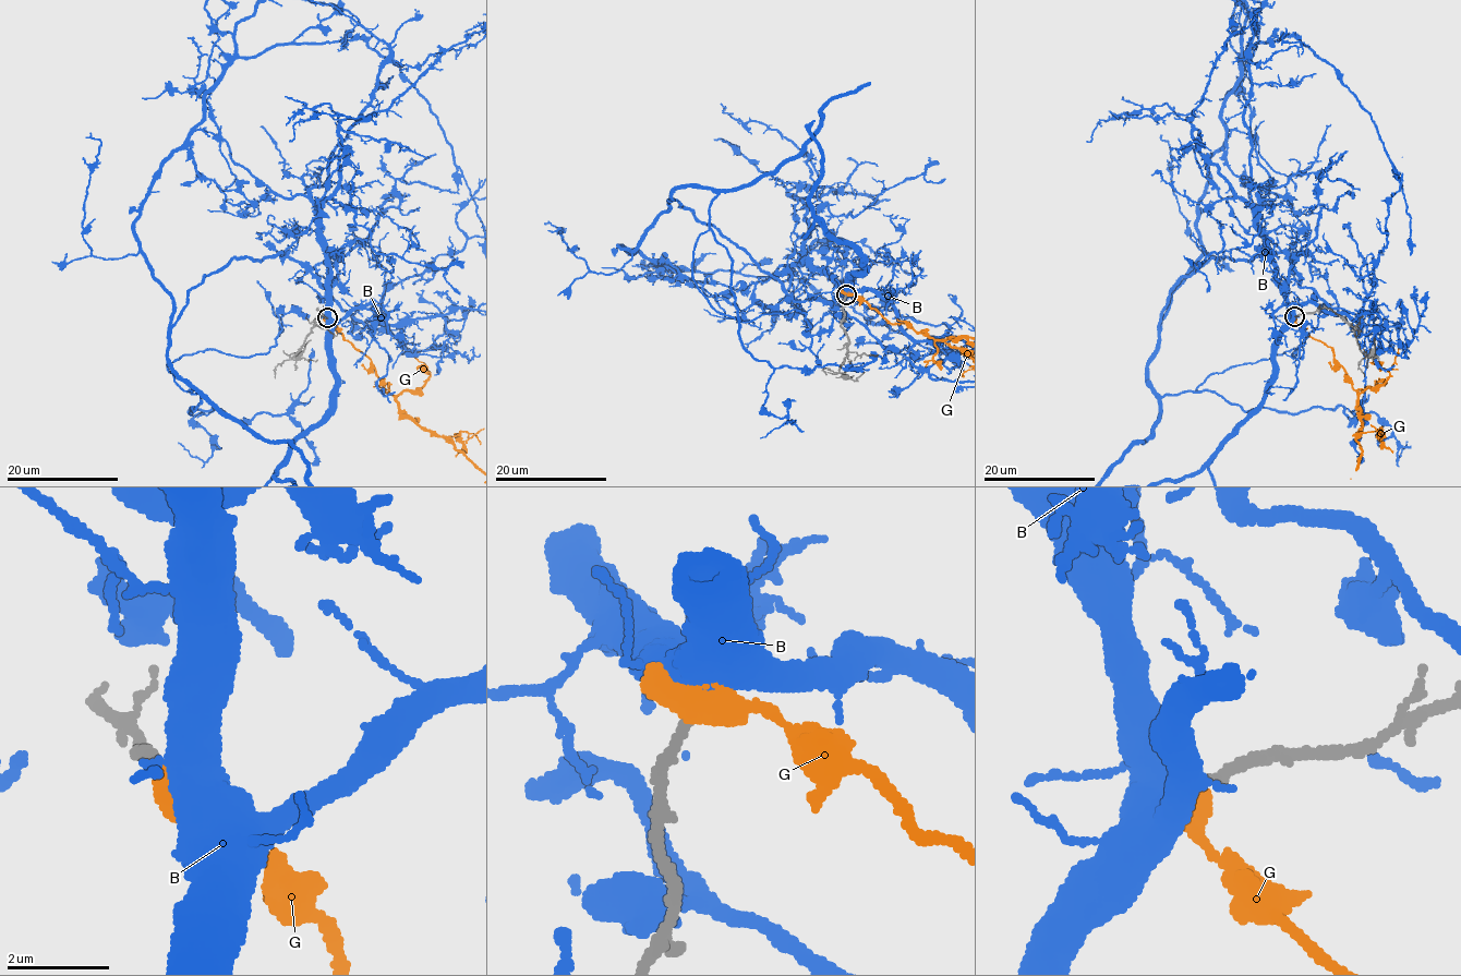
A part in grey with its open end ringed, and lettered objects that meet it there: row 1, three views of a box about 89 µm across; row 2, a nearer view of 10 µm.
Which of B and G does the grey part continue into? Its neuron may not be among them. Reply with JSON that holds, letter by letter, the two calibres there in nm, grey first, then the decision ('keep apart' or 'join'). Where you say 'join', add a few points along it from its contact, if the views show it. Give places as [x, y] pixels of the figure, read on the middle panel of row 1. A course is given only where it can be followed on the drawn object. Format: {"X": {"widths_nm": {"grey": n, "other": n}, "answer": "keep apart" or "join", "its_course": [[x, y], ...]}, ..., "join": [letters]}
{"B": {"widths_nm": {"grey": 220, "other": 650}, "answer": "join"}, "G": {"widths_nm": {"grey": 240, "other": 500}, "answer": "keep apart"}, "join": ["B"]}

